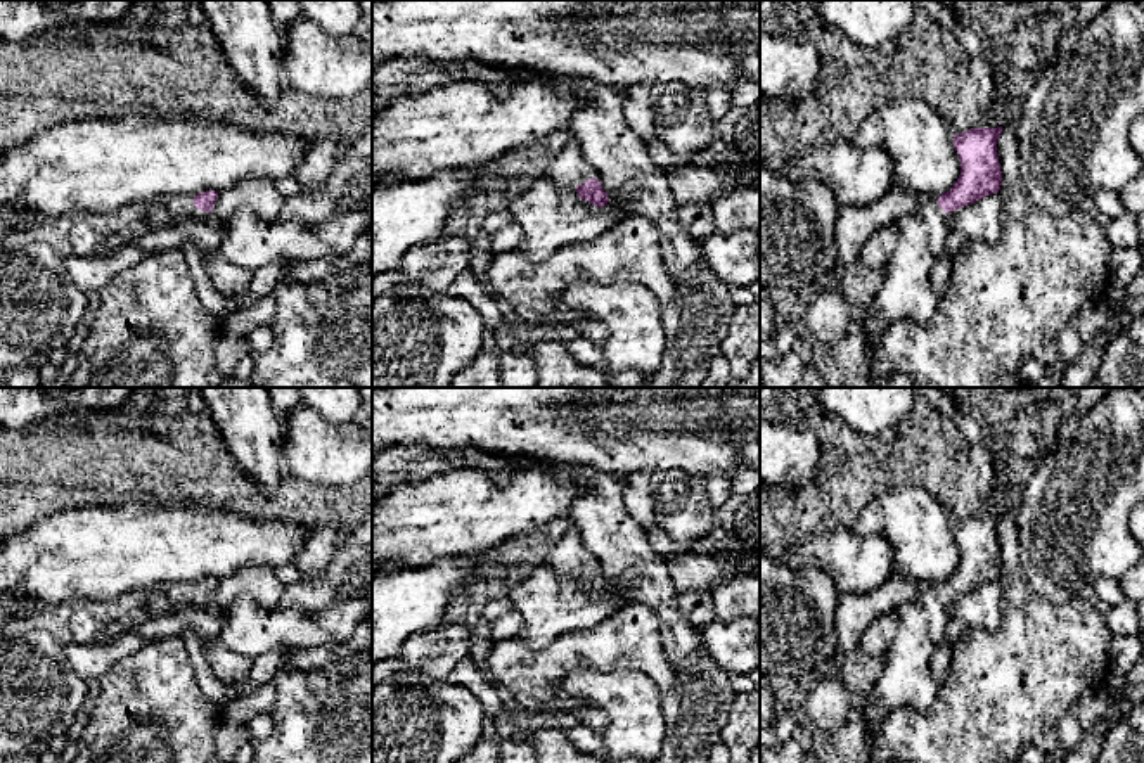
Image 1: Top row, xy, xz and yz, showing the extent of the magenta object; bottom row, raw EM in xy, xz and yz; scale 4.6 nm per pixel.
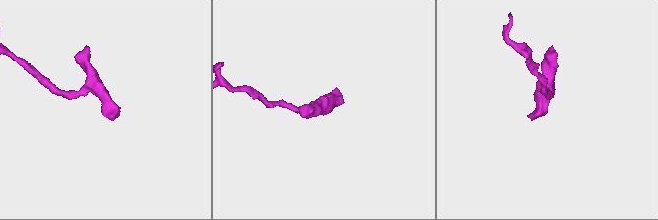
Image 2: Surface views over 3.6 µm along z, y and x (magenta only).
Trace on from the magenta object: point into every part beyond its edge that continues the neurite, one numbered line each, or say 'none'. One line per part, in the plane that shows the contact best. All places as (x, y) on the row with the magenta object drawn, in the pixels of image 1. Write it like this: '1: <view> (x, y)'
1: xy (206, 232)

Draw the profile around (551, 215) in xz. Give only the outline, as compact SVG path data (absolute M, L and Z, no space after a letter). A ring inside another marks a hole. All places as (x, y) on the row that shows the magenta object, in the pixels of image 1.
M545 175L519 196L504 196L500 208L523 230L517 249L531 261L540 263L557 249L590 242L611 232L630 215L623 202L633 194L637 194L637 187L627 185L599 208L580 199L575 187L561 185Z

